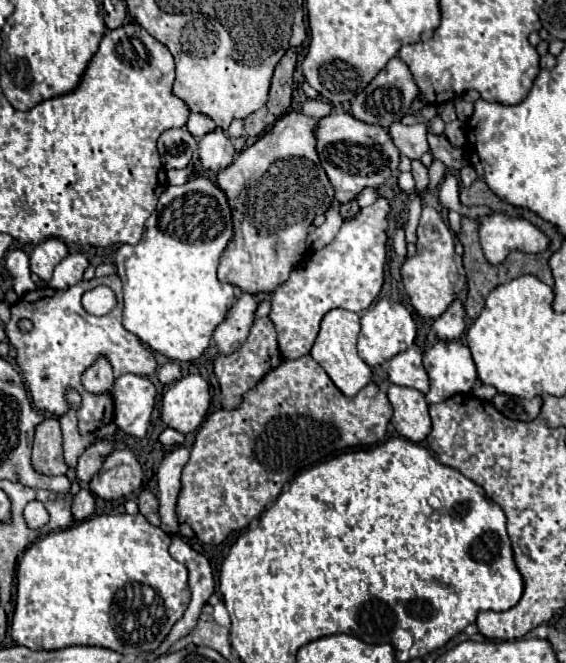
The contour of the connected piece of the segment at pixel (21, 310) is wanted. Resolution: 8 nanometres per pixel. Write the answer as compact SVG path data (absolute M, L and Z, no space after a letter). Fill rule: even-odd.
M109 275L109 277L95 277L91 281L81 281L69 289L51 289L51 287L39 287L23 297L15 305L11 305L11 319L5 323L5 333L11 343L11 347L17 353L17 365L23 371L23 377L29 385L29 393L33 397L33 403L37 409L47 411L51 415L65 415L69 405L63 397L67 387L75 387L83 401L77 411L79 419L79 433L89 435L97 431L103 425L109 425L113 421L113 399L109 393L89 393L81 385L81 375L97 355L109 357L113 365L115 375L125 375L125 373L135 373L135 375L151 375L155 373L155 357L153 351L141 345L141 341L129 333L123 323L121 323L121 311L123 311L123 295L121 295L121 279L119 275ZM97 285L107 285L113 289L117 295L117 305L103 317L89 315L83 305L81 305L81 295L87 289L93 289ZM19 319L31 319L35 323L31 333L21 333L17 329Z

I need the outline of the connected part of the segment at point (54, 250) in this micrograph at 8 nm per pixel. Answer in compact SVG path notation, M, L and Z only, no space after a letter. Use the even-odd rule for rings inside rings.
M47 239L39 243L33 253L29 255L31 259L31 271L39 275L41 279L51 279L55 265L67 255L67 245L61 239Z

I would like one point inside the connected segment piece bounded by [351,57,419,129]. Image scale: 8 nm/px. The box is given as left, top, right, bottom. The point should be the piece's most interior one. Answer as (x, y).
(387, 98)

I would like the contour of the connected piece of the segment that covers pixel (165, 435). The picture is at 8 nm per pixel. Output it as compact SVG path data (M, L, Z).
M165 429L161 435L159 435L159 441L165 445L165 447L173 447L173 445L183 445L185 441L185 435L175 431L175 429Z

